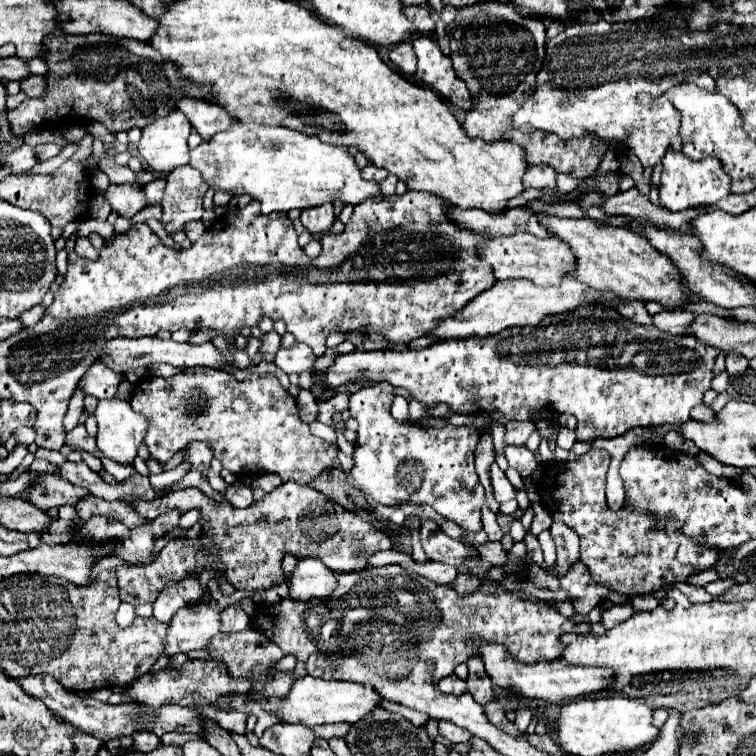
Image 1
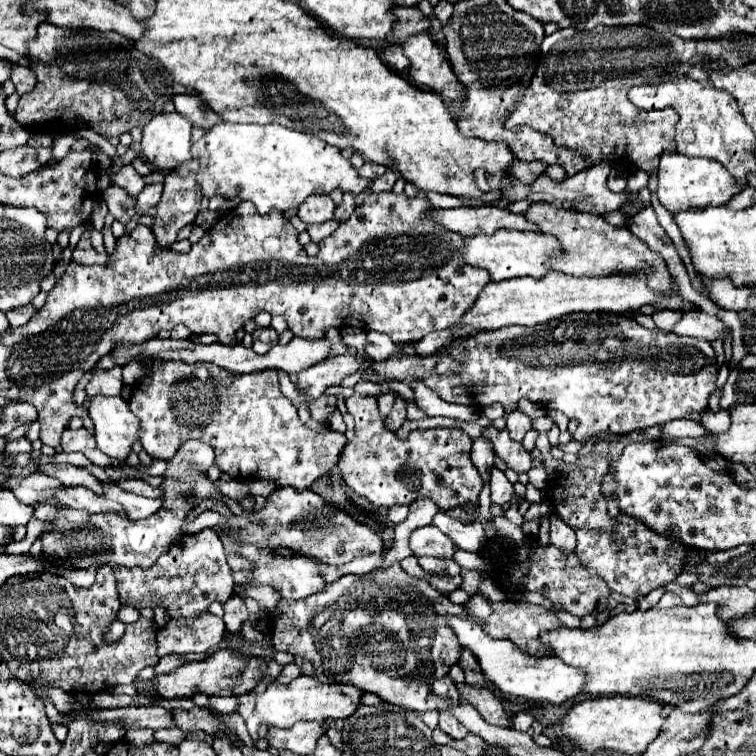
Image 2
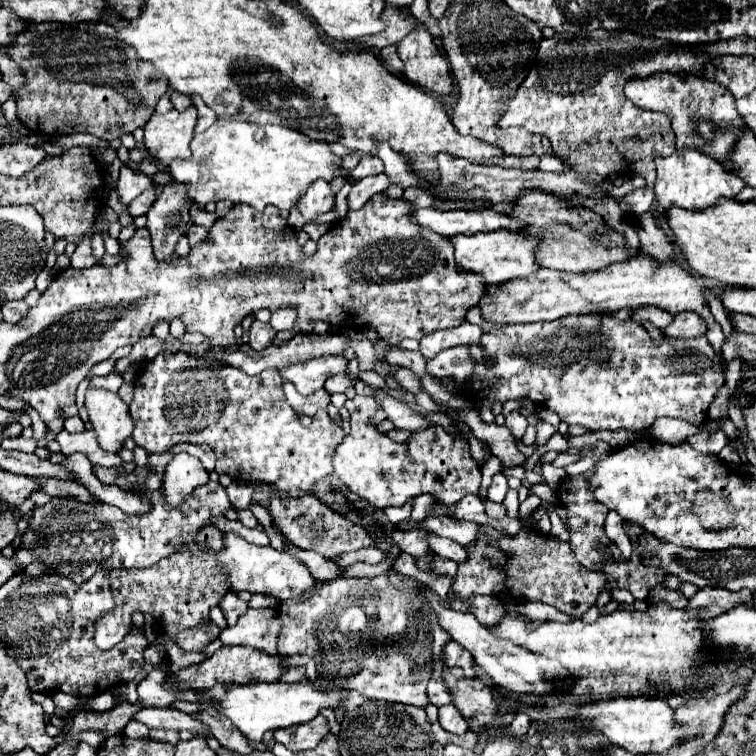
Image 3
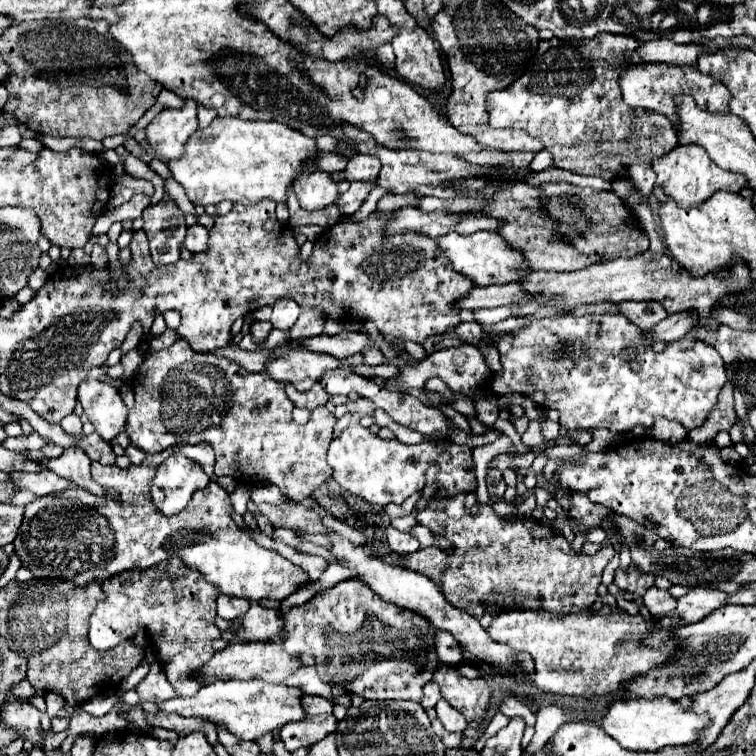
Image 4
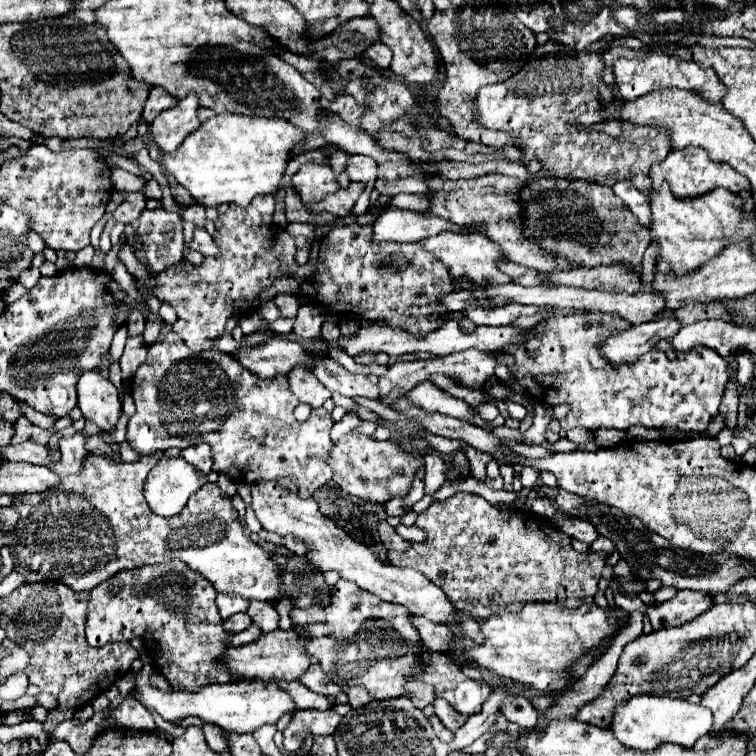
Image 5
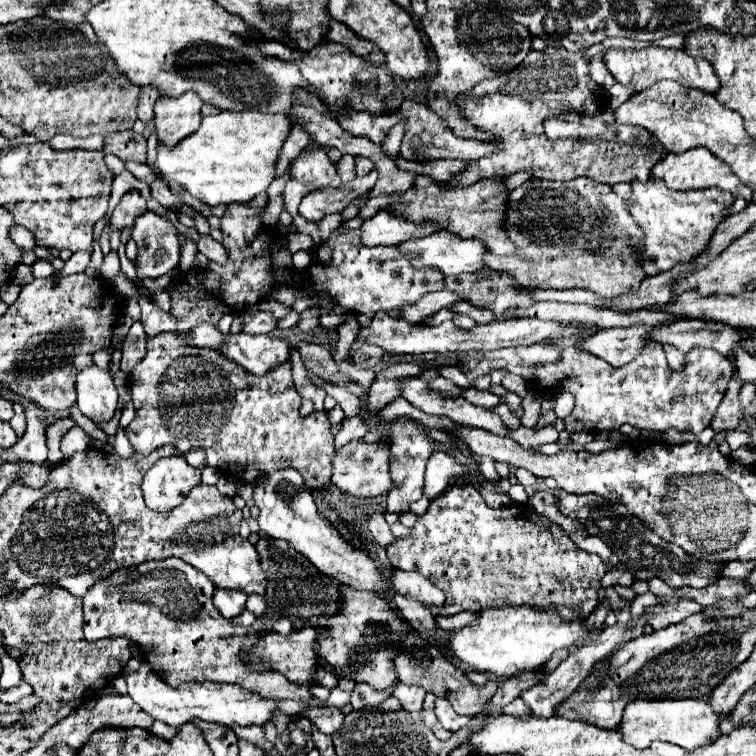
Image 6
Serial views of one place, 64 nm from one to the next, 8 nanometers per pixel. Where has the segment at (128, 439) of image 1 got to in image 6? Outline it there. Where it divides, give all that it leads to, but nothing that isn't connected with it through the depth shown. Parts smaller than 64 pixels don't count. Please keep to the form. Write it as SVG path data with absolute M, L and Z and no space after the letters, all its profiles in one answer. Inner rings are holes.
M96 364L84 368L76 378L78 408L92 422L108 422L118 408L118 392L108 370L100 370Z

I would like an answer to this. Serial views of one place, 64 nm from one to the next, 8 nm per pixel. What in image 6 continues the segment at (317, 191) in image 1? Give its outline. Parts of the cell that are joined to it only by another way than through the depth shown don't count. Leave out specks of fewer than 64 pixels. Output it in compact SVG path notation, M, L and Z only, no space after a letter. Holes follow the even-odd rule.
M218 112L214 116L202 118L200 128L184 138L176 148L168 150L164 144L158 144L156 166L162 170L166 182L178 182L194 198L202 200L208 206L220 204L246 204L256 194L266 192L270 182L276 178L276 162L280 148L284 146L290 134L292 122L286 114L264 114L264 112Z

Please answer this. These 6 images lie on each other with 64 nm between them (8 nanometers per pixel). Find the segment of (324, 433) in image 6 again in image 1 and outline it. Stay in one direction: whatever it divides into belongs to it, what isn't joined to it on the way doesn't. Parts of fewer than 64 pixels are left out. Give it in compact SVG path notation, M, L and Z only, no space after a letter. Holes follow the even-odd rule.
M186 368L182 370L182 374L176 374L172 378L148 376L136 384L130 404L138 414L144 414L148 418L150 426L144 442L148 444L152 458L162 464L166 464L186 444L198 440L198 442L208 442L214 458L218 458L222 466L232 474L244 474L244 472L254 474L258 470L266 470L280 474L282 482L294 480L306 486L320 472L324 472L338 454L336 446L328 446L320 438L312 436L308 424L304 424L298 416L294 398L282 388L278 378L272 374L244 382L232 380L230 374L226 372L208 370L208 368Z

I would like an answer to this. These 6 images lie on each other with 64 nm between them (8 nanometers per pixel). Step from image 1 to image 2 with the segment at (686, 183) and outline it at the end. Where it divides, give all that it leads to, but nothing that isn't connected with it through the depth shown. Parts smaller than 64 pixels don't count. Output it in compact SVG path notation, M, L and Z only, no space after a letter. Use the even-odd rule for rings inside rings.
M666 152L660 158L658 190L656 190L656 194L660 198L660 204L666 210L670 210L672 214L676 214L676 210L722 206L722 204L726 204L738 192L740 192L740 188L738 188L736 180L716 160L688 158L684 154L680 154L680 152Z

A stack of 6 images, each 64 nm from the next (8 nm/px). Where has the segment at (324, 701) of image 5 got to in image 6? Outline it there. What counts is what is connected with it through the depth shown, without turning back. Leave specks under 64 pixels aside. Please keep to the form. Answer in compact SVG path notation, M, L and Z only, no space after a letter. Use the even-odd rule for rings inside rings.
M180 558L116 570L108 578L96 582L84 596L84 636L90 642L112 636L132 640L142 648L152 670L170 686L206 680L226 682L256 690L266 698L310 702L314 698L310 684L288 682L282 674L254 672L240 660L240 654L244 656L252 650L258 636L248 636L248 626L234 626L222 618L212 604L212 594L212 580Z

